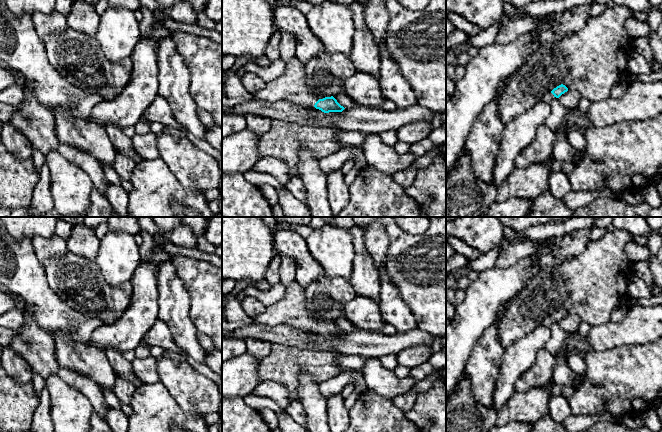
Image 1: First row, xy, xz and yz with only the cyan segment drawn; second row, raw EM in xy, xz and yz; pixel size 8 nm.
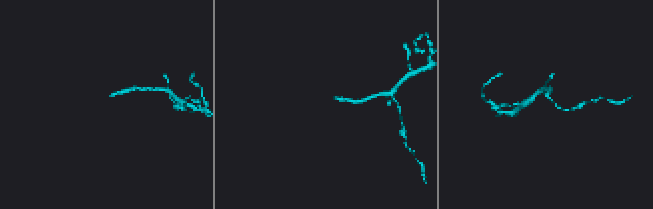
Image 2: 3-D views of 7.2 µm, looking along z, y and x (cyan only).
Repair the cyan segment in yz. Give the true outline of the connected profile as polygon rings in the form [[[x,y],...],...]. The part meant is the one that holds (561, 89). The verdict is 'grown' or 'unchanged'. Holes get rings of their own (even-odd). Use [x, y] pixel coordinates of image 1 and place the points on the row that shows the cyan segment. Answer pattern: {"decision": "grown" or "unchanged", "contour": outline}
{"decision": "grown", "contour": [[[561,84],[554,88],[551,92],[546,93],[542,98],[539,98],[539,101],[550,104],[555,97],[559,98],[567,91],[568,88],[565,85]]]}

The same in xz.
{"decision": "grown", "contour": [[[296,57],[286,62],[285,72],[253,94],[254,99],[265,102],[287,101],[293,104],[314,106],[324,113],[342,112],[345,108],[337,100],[313,92],[307,85],[305,64]]]}

